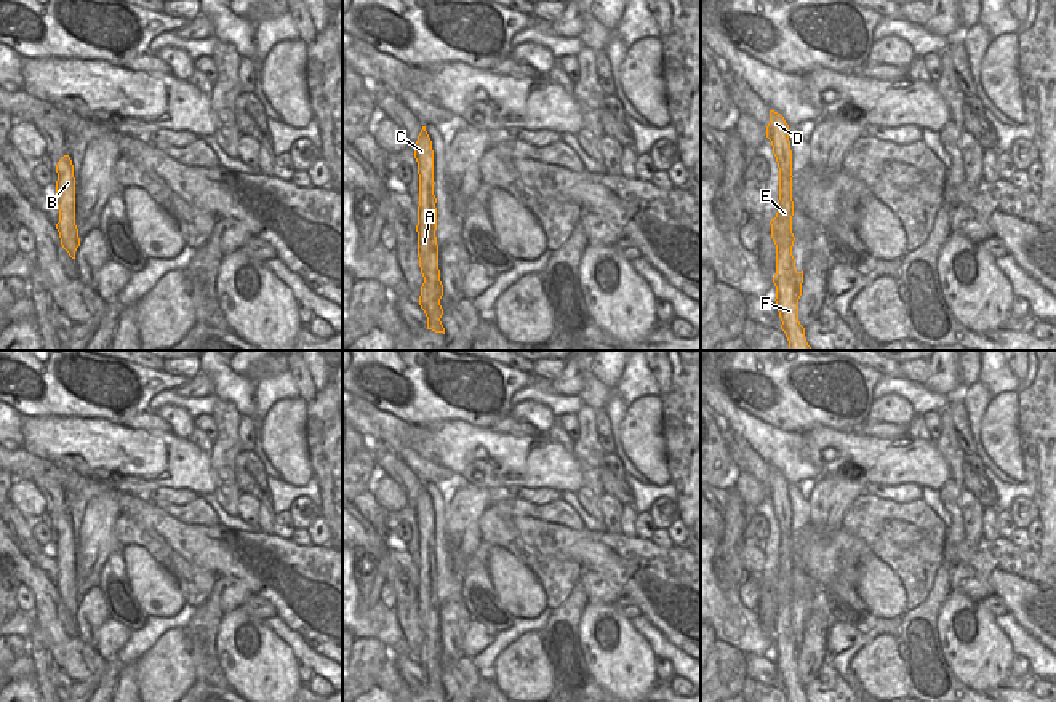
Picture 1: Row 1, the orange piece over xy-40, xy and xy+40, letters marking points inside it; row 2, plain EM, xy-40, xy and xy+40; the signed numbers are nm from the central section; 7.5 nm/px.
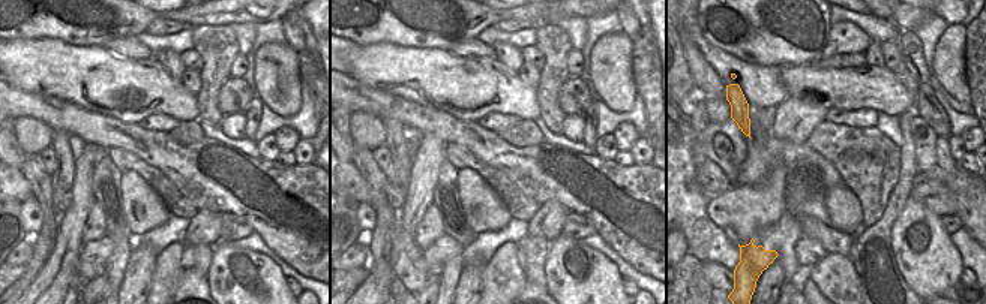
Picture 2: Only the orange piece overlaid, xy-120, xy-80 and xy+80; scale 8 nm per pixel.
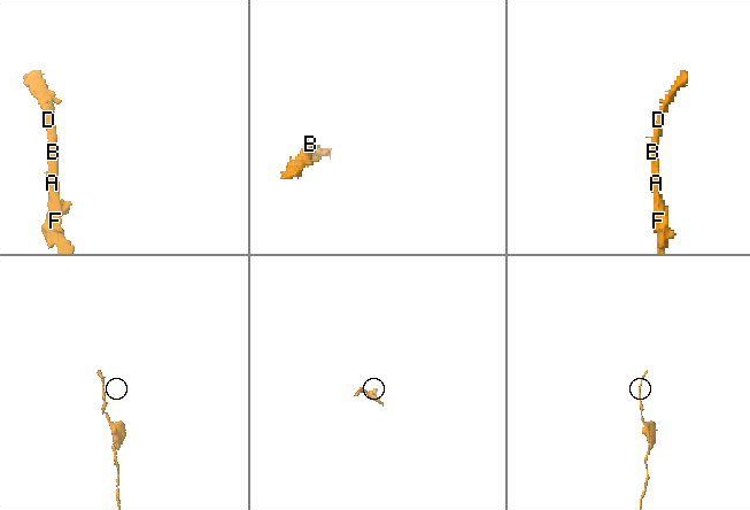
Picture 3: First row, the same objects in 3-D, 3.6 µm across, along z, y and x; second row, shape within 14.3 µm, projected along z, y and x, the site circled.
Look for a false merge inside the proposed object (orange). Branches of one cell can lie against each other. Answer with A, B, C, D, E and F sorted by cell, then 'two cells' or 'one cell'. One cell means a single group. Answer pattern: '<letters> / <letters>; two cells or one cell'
A B C D E F; one cell

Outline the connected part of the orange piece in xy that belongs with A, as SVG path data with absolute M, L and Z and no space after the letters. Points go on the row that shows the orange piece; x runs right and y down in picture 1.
M422 126L414 144L414 158L419 174L419 206L418 206L418 257L424 283L421 286L419 305L427 317L427 329L443 333L440 321L443 309L440 299L443 285L438 270L438 245L437 245L437 198L434 195L434 150L432 141Z

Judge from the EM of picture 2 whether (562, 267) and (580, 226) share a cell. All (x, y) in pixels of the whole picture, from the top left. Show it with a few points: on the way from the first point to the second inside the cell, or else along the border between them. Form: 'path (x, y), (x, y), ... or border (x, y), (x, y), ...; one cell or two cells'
border (560, 234), (578, 240); two cells

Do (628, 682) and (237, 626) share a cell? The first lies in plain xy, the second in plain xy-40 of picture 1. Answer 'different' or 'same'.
same

